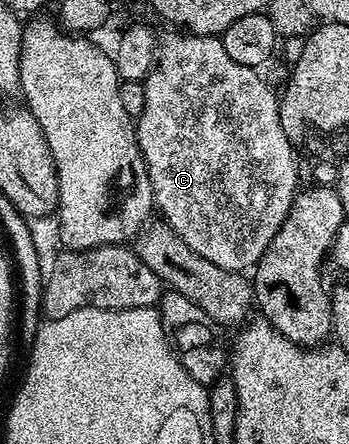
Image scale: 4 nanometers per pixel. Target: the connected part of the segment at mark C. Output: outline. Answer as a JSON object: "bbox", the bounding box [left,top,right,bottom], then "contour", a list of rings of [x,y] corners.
{"bbox":[136,35,300,273],"contour":[[[178,35],[182,36],[166,36],[163,40],[161,37],[156,48],[156,63],[144,81],[144,110],[136,118],[138,145],[146,163],[148,178],[152,182],[154,202],[157,211],[162,211],[161,219],[174,229],[177,236],[184,238],[184,242],[188,242],[188,246],[196,250],[200,258],[208,258],[208,262],[212,262],[212,266],[220,266],[220,270],[245,273],[253,269],[264,250],[268,250],[276,230],[280,230],[284,218],[294,205],[294,197],[300,188],[298,160],[294,157],[295,145],[288,138],[288,134],[284,134],[284,126],[280,126],[279,97],[258,77],[259,73],[255,69],[240,66],[240,62],[232,62],[232,58],[224,54],[224,46],[219,37]]]}

